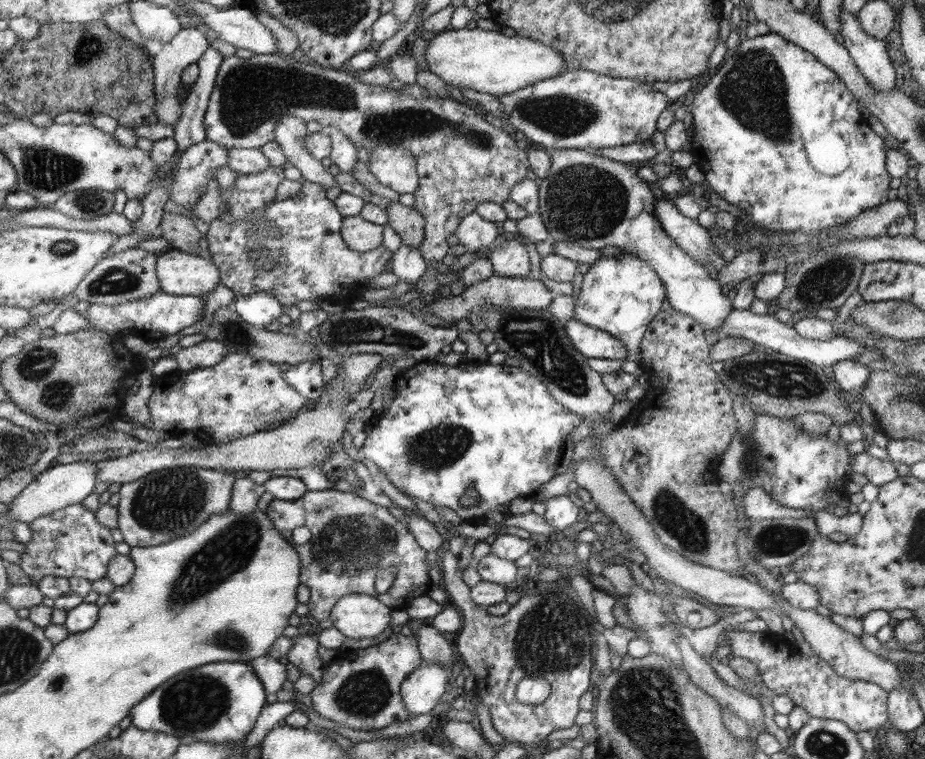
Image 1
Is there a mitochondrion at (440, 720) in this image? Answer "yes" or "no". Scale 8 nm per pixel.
no

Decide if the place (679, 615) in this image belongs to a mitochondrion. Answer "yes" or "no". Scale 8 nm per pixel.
no

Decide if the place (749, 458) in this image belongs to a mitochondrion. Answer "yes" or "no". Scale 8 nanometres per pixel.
yes

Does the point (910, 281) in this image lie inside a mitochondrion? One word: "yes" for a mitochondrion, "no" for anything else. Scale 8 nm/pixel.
no

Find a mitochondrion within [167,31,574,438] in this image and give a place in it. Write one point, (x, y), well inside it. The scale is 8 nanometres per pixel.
(251, 94)

